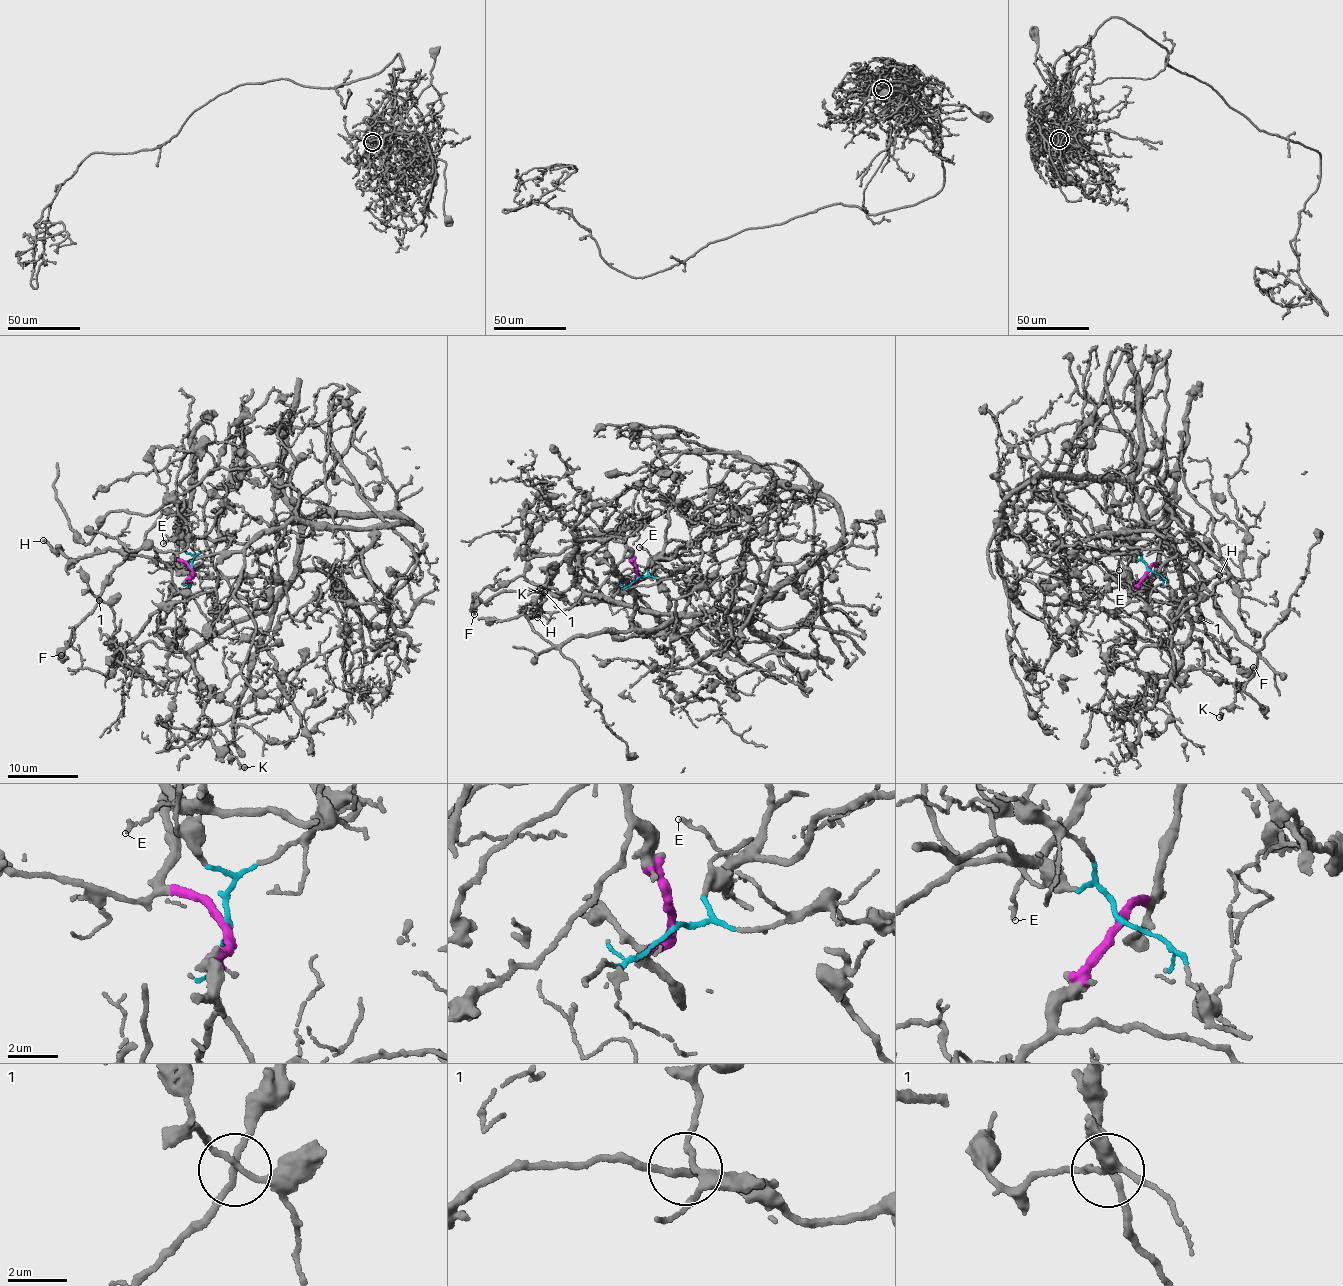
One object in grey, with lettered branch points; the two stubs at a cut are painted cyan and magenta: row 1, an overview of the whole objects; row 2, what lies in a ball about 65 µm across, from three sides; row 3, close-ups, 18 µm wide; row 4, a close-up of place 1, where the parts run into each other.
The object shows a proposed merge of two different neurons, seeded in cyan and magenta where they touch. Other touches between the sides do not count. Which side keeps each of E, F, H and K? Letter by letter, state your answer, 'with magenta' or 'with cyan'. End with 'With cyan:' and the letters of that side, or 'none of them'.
E: with magenta
F: with magenta
H: with magenta
K: with cyan
With cyan: K

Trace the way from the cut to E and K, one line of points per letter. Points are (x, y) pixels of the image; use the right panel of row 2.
E: (1148, 571), (1157, 562), (1176, 503), (1173, 493), (1151, 516), (1132, 546), (1124, 551), (1118, 570)
K: (1148, 571), (1186, 604), (1174, 556), (1194, 568), (1216, 613), (1258, 655), (1218, 717)

